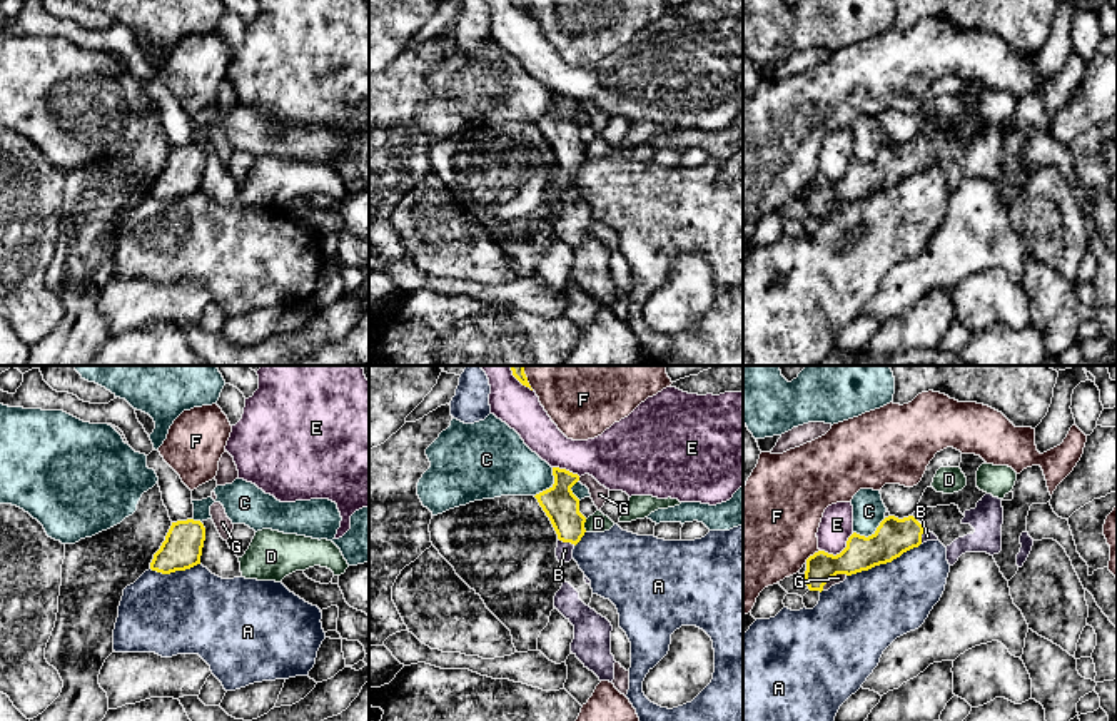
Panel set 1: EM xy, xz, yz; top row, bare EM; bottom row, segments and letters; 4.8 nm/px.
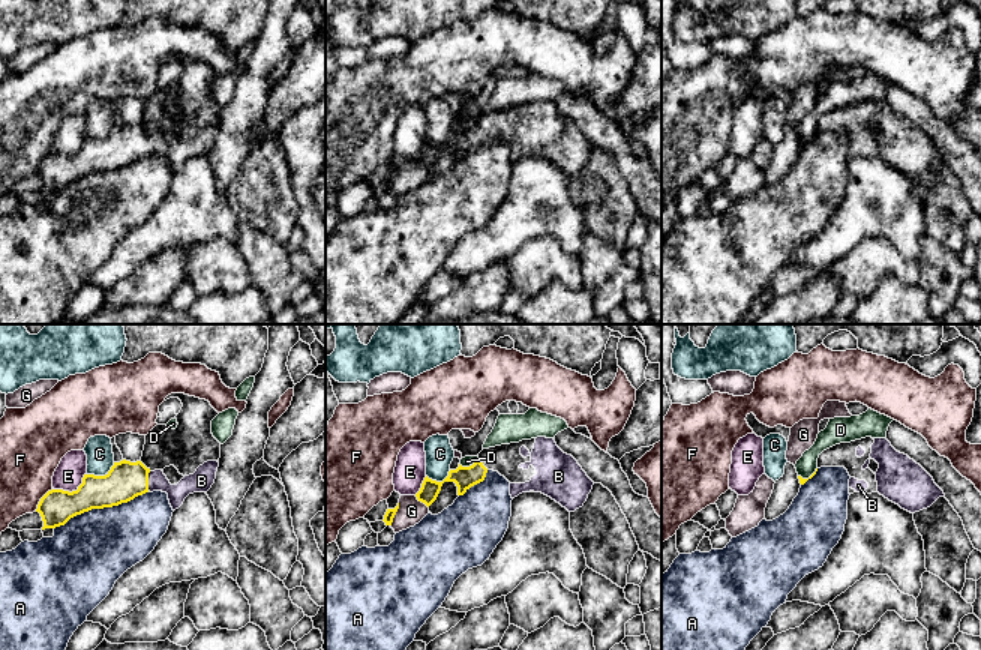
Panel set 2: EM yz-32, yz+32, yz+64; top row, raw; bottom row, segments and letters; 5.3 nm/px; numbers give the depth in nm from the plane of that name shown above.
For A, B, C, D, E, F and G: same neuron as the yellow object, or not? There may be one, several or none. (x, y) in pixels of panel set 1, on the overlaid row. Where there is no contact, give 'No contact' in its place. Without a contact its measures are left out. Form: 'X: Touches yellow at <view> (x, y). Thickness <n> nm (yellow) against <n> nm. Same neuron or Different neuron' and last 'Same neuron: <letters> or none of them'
A: Touches yellow at yz (884, 563). Thickness 180 nm (yellow) against 380 nm. Different neuron
B: Touches yellow at xz (566, 541). Thickness 170 nm (yellow) against 80 nm. Same neuron
C: Touches yellow at xz (553, 484). Thickness 170 nm (yellow) against 280 nm. Different neuron
D: Touches yellow at xz (583, 526). Thickness 170 nm (yellow) against 100 nm. Different neuron
E: Touches yellow at yz (840, 553). Thickness 170 nm (yellow) against 160 nm. Different neuron
F: Touches yellow at yz (813, 554). Thickness 160 nm (yellow) against 460 nm. Different neuron
G: Touches yellow at yz (833, 576). Thickness 160 nm (yellow) against 50 nm. Different neuron
Same neuron: B

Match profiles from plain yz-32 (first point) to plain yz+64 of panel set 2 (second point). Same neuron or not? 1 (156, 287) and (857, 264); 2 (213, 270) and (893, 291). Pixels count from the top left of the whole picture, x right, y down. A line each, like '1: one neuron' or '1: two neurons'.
1: two neurons
2: two neurons

